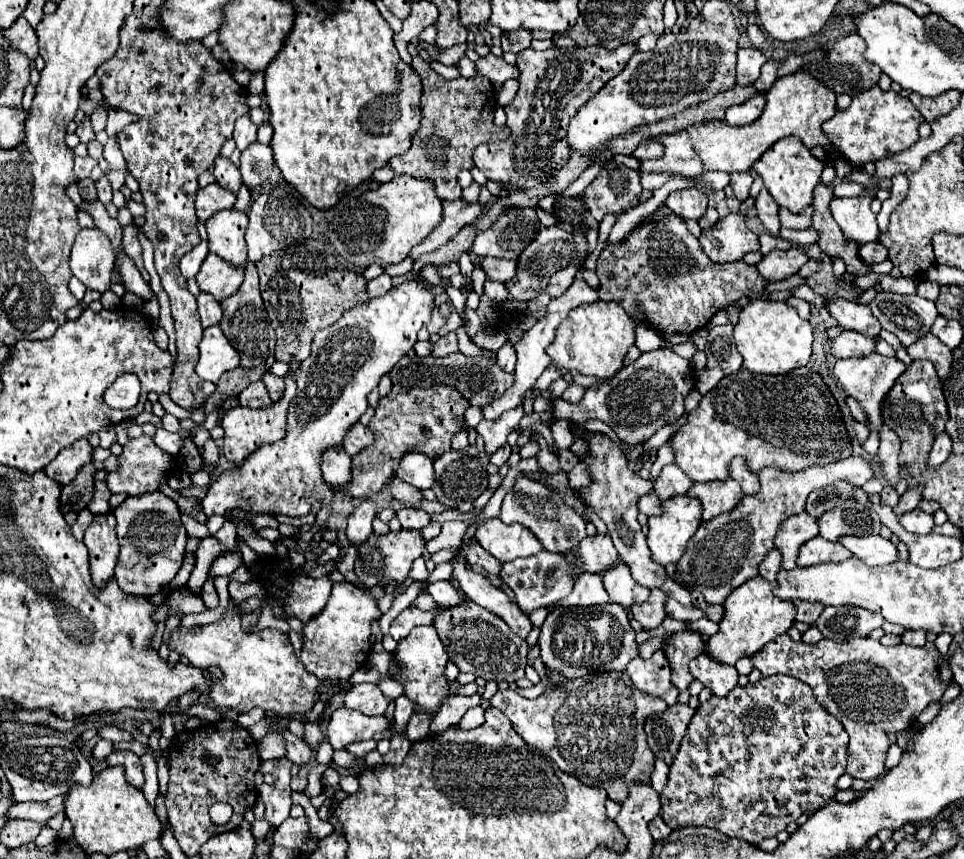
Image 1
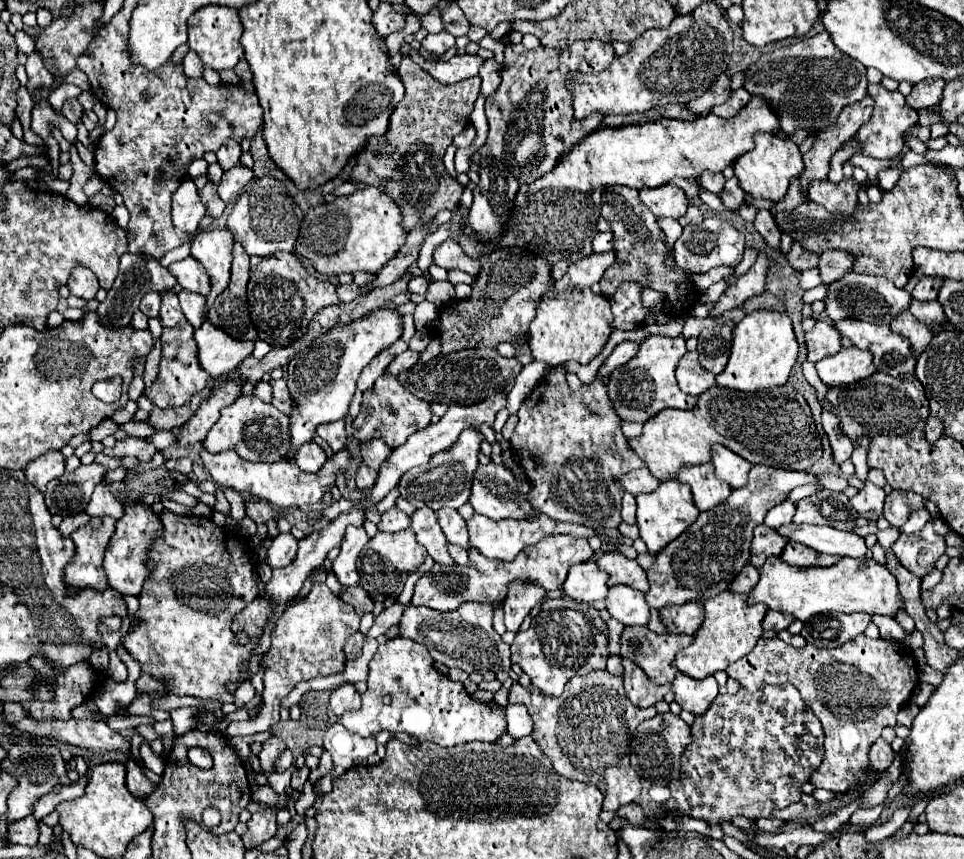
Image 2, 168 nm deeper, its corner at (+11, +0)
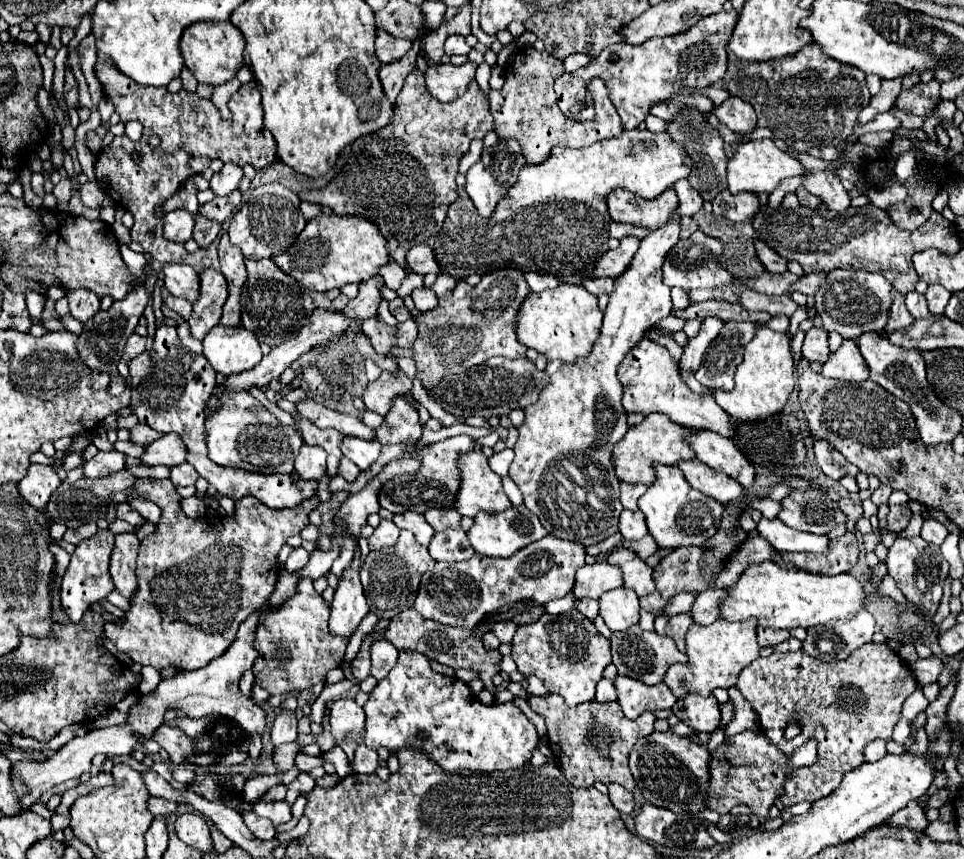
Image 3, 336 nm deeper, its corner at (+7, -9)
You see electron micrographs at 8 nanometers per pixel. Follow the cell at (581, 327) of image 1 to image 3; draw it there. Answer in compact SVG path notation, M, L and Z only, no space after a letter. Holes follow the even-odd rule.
M559 283L555 289L545 289L541 293L529 293L521 307L517 309L515 333L517 339L547 355L549 361L561 359L565 363L575 361L577 357L587 357L597 333L601 329L603 313L597 307L597 297L585 291L581 285Z

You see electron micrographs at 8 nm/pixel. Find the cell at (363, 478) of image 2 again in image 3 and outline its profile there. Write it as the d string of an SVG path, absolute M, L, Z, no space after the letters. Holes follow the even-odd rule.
M343 457L341 463L339 463L339 467L337 467L337 475L345 477L349 483L353 483L357 479L357 475L359 475L359 469L357 469L357 465L353 465L353 461L349 461L347 457Z

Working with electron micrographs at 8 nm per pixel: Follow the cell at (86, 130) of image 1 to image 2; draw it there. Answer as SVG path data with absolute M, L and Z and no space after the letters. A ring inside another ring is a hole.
M71 98L71 100L67 100L67 102L63 104L63 116L65 116L71 124L79 124L79 122L81 122L81 116L83 116L83 106L81 106L75 98Z

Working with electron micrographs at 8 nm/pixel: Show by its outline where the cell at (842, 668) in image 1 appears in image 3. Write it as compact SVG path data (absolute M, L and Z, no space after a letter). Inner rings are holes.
M871 641L847 659L831 663L807 655L803 649L759 657L743 669L737 689L757 711L763 735L785 755L791 755L809 739L819 743L817 761L811 767L799 767L795 773L789 773L783 783L781 803L791 807L801 801L813 803L833 793L841 777L863 763L863 749L869 741L877 737L889 739L901 717L901 705L917 689L917 681L897 653L885 643ZM801 709L817 713L817 725L813 721L801 721L803 733L793 741L785 741L783 725L793 713L801 713Z

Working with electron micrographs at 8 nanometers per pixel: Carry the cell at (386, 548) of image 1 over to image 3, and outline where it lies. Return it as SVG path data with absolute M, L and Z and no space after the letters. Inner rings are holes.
M401 531L397 543L393 547L385 547L379 551L371 551L365 559L365 565L361 569L361 583L365 589L365 597L369 601L371 613L391 619L397 613L413 607L421 575L429 569L433 569L435 561L431 559L425 545L417 543L415 535L411 531Z

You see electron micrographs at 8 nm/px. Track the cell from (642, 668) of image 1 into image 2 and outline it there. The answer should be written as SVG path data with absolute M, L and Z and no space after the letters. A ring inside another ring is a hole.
M623 660L623 678L625 678L625 694L629 696L629 700L635 704L635 706L641 706L641 708L647 708L647 706L653 706L655 702L663 700L663 696L671 690L671 686L659 686L659 684L653 684L649 680L649 676L645 676L645 672L631 660Z

